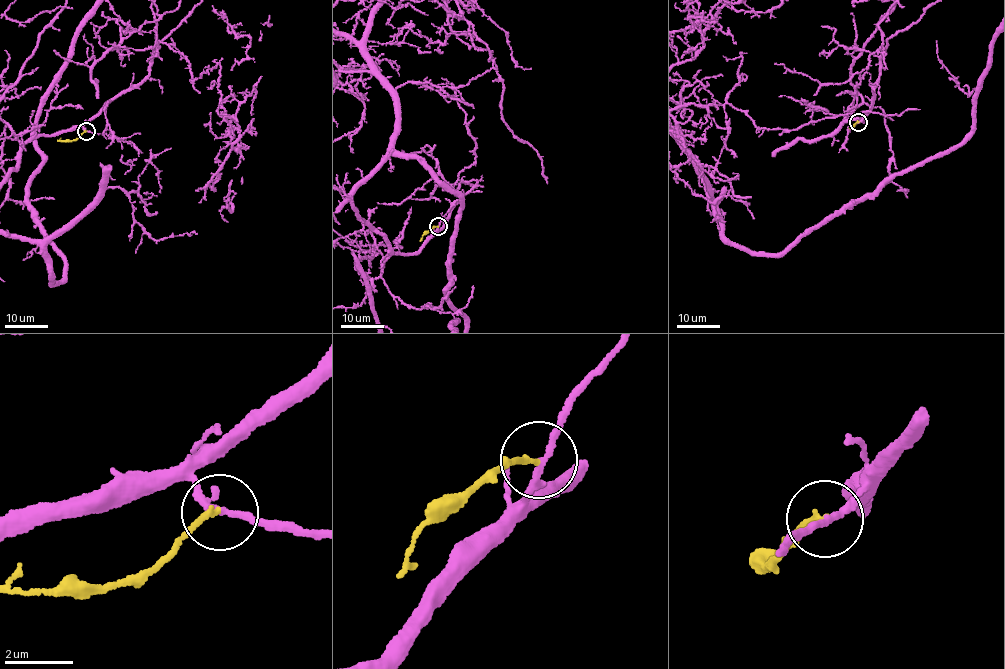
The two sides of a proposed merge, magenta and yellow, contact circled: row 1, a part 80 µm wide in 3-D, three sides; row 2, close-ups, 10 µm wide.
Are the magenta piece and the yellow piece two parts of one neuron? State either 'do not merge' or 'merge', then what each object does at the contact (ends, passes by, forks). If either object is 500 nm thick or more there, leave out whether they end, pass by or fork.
do not merge | magenta passes by | yellow ends

